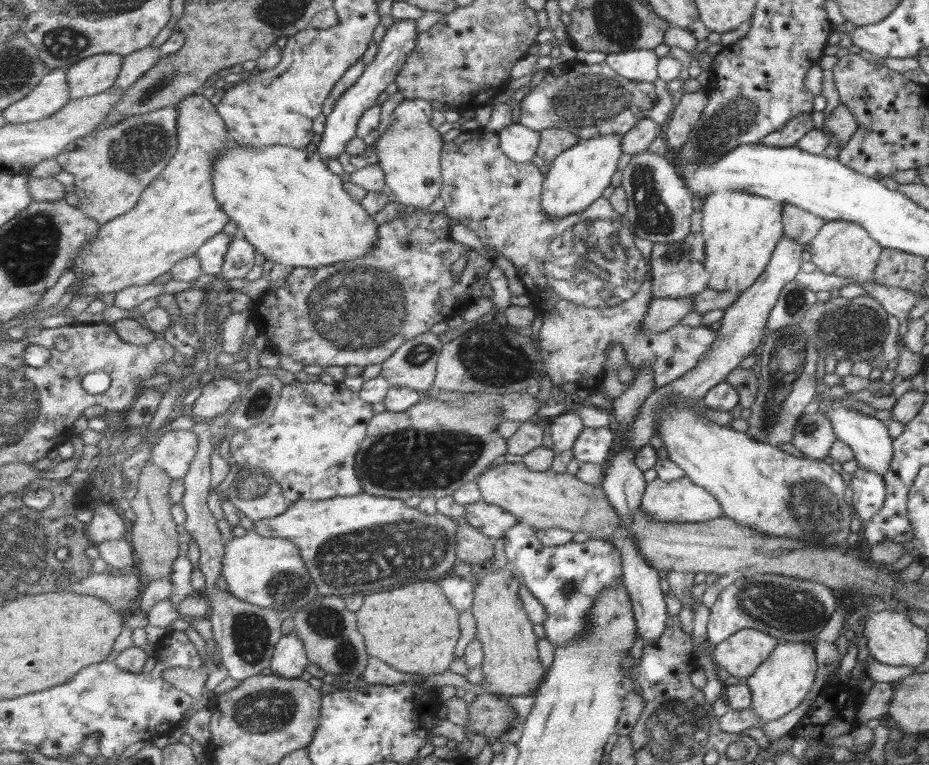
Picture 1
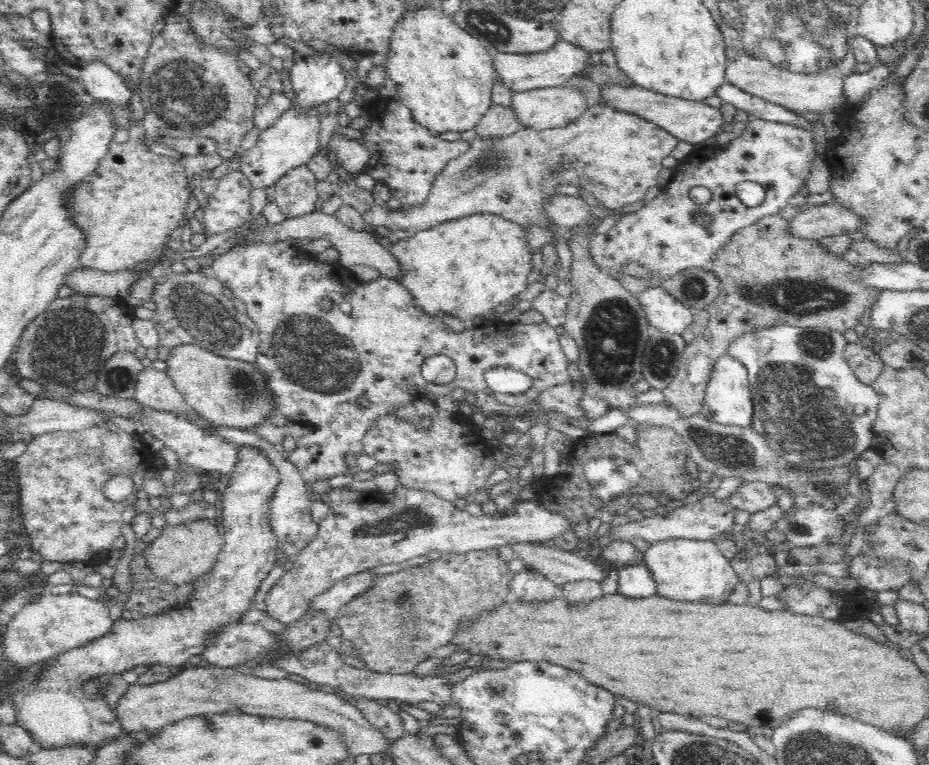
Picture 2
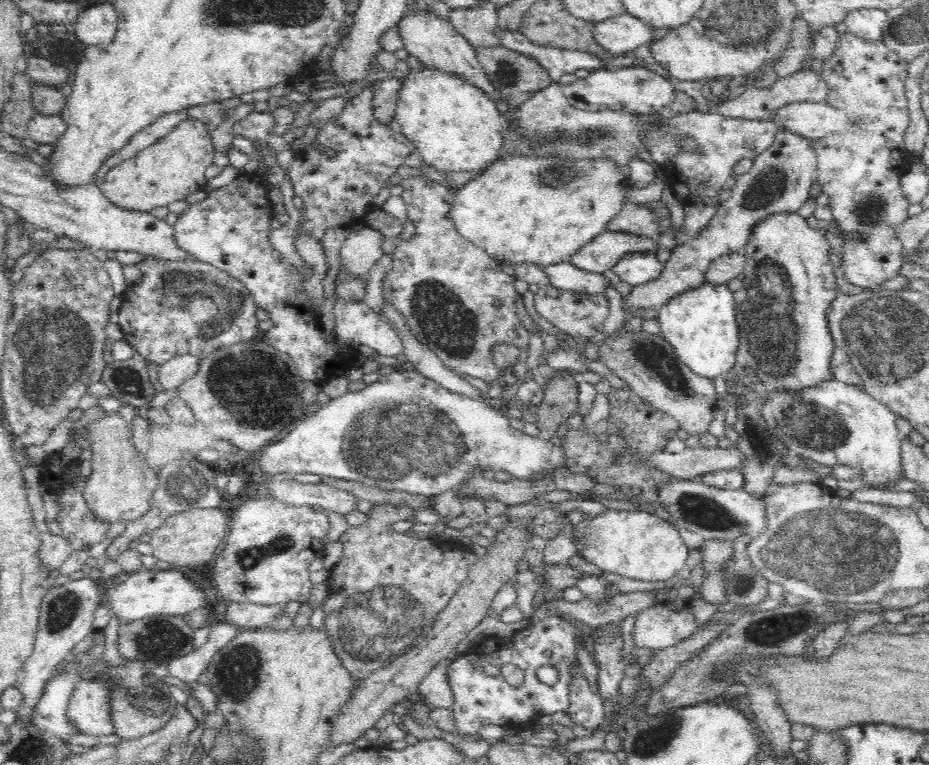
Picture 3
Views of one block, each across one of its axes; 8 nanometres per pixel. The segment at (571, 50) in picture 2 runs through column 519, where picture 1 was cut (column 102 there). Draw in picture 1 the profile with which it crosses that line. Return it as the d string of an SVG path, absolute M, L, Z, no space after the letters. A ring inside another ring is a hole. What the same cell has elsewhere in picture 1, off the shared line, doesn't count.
M115 53L91 55L67 70L71 101L107 92L117 82L123 56Z

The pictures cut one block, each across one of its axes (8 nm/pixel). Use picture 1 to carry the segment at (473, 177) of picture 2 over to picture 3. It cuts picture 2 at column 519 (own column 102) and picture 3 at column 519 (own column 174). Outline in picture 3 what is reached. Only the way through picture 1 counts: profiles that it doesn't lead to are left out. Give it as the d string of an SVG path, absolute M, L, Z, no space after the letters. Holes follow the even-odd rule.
M553 82L550 86L539 90L533 94L528 102L517 106L514 110L508 111L504 116L502 136L503 143L499 154L494 162L502 161L512 154L519 154L521 157L537 157L552 159L558 161L600 161L611 160L616 166L619 173L623 176L624 181L630 186L630 162L640 158L640 154L646 150L646 140L652 132L658 132L664 128L664 115L658 111L651 113L627 113L617 110L582 110L572 106L564 96L561 85Z

